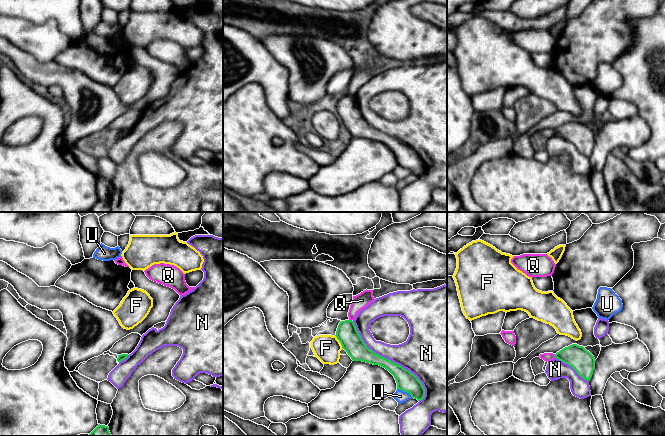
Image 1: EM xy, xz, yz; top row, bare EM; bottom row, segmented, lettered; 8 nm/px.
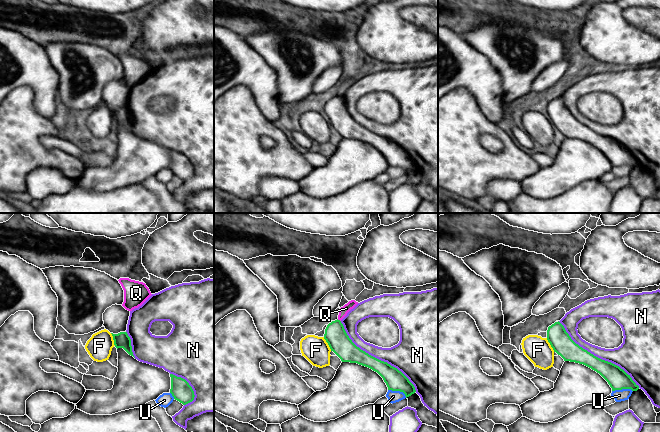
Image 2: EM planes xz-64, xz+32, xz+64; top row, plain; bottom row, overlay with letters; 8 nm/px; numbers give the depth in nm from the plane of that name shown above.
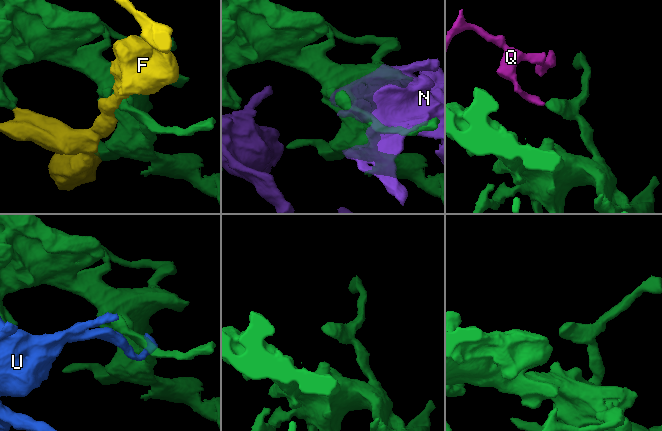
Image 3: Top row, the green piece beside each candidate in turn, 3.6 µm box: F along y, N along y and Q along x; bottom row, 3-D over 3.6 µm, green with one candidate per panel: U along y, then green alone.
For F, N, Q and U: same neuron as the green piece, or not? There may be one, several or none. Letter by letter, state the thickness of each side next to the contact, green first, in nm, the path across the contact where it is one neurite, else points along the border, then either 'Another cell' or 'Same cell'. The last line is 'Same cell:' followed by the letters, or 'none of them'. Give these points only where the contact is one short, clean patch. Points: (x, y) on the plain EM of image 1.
F: Thickness 170 nm (green) against 220 nm. Another cell
N: Thickness 160 nm (green) against 320 nm. Another cell
Q: Thickness 190 nm (green) against 70 nm. Boundary: yz (554, 130), (555, 133). Another cell
U: Thickness 160 nm (green) against 100 nm. Another cell
Same cell: none of them

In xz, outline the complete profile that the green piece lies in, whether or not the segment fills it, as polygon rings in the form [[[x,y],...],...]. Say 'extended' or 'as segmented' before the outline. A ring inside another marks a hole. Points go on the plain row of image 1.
as segmented; [[[352,96],[341,97],[335,112],[353,137],[362,137],[385,144],[394,152],[397,165],[409,169],[418,177],[424,174],[425,165],[418,154],[409,146],[370,126]]]

